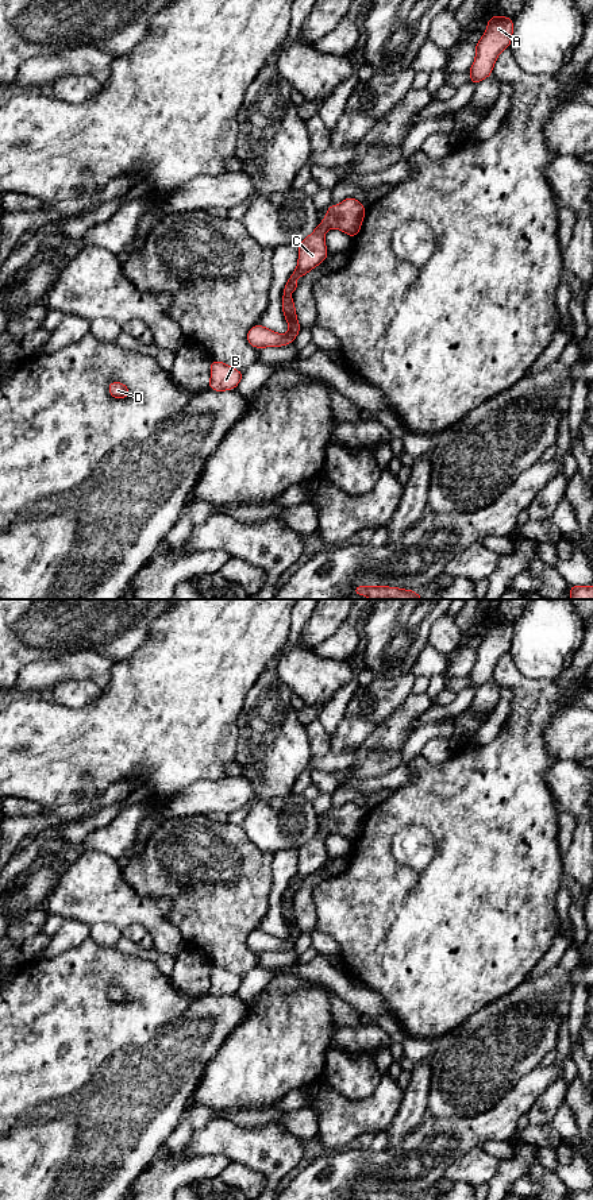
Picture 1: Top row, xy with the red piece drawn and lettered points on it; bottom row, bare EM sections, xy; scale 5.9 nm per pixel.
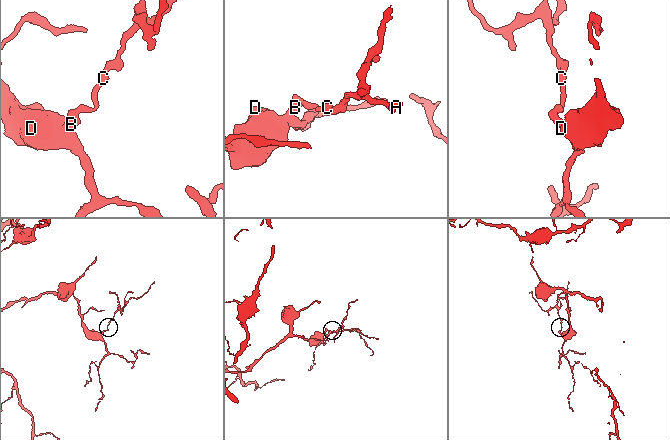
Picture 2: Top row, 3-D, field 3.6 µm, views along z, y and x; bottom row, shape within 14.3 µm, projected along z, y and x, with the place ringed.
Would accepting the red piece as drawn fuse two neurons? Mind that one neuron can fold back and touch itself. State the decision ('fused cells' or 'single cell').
single cell

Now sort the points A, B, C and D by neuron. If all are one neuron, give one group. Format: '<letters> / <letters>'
A B C D

